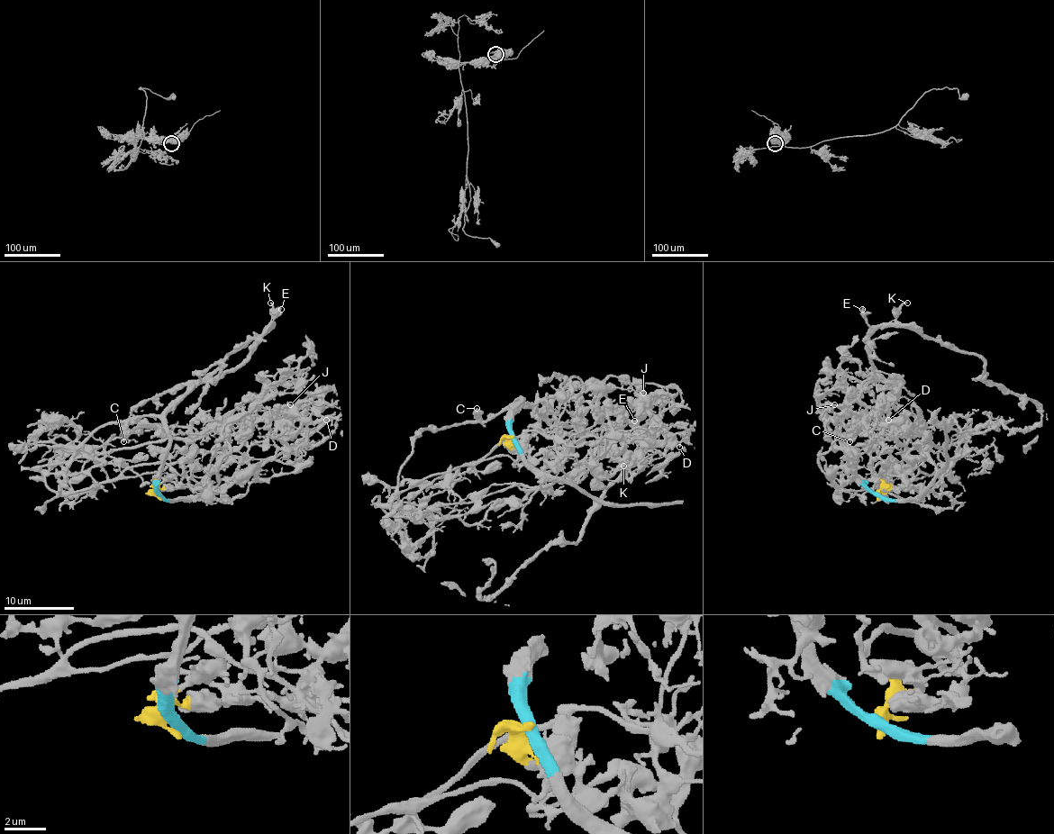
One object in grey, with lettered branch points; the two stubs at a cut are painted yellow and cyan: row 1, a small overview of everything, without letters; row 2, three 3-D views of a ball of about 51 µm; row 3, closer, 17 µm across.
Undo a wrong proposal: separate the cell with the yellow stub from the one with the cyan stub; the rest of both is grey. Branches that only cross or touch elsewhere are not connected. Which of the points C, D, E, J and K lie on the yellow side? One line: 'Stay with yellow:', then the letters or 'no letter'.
Stay with yellow: D, J

